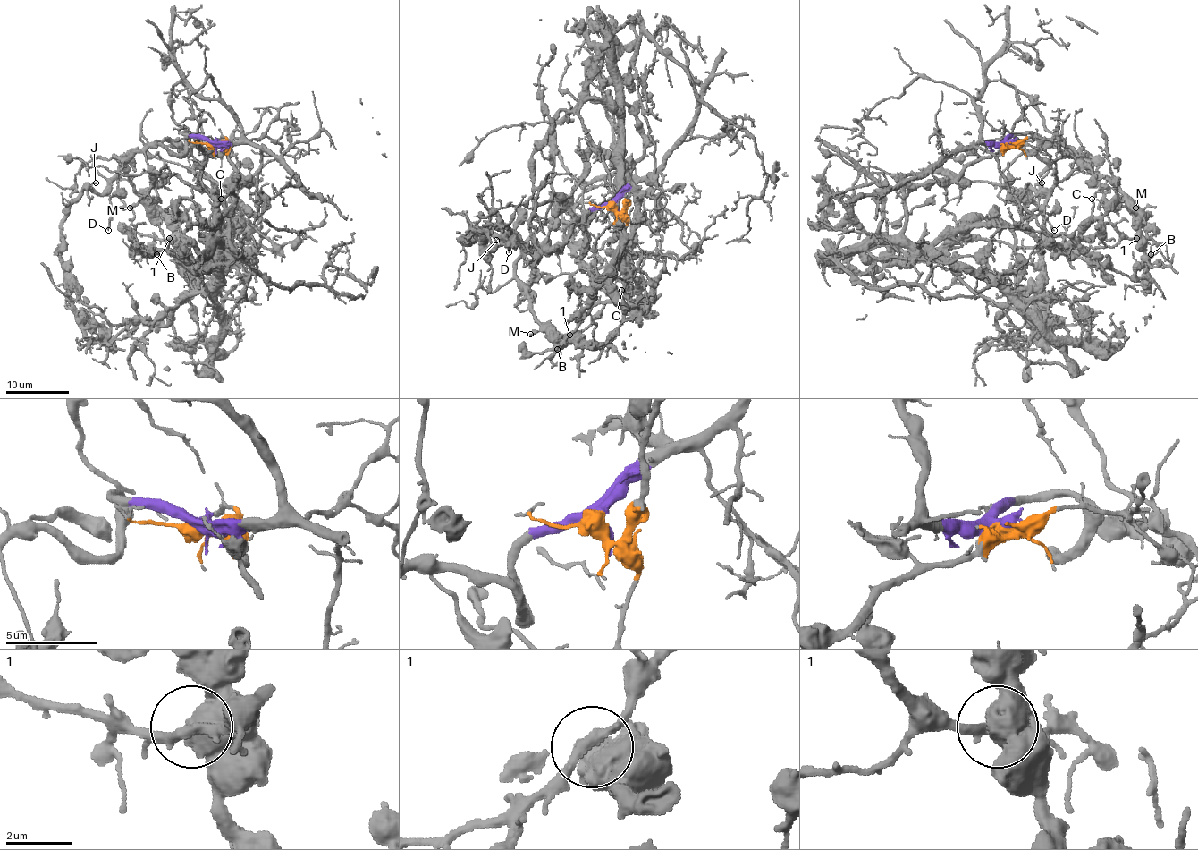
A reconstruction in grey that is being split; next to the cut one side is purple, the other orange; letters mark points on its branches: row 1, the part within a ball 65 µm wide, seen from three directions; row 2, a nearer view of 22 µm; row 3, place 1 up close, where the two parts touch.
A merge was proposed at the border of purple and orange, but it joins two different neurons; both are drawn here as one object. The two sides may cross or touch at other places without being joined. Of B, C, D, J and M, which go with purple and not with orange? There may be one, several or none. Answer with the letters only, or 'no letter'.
D, J, M

